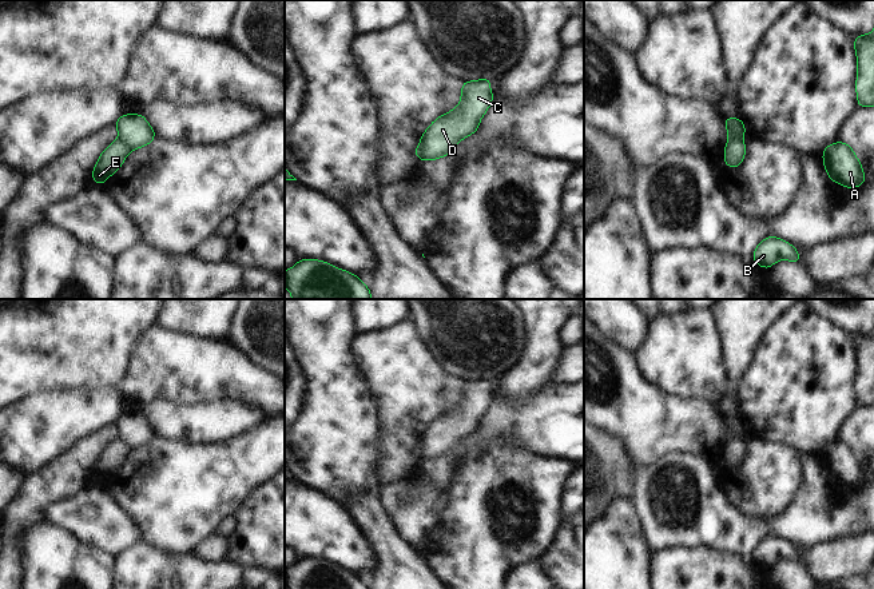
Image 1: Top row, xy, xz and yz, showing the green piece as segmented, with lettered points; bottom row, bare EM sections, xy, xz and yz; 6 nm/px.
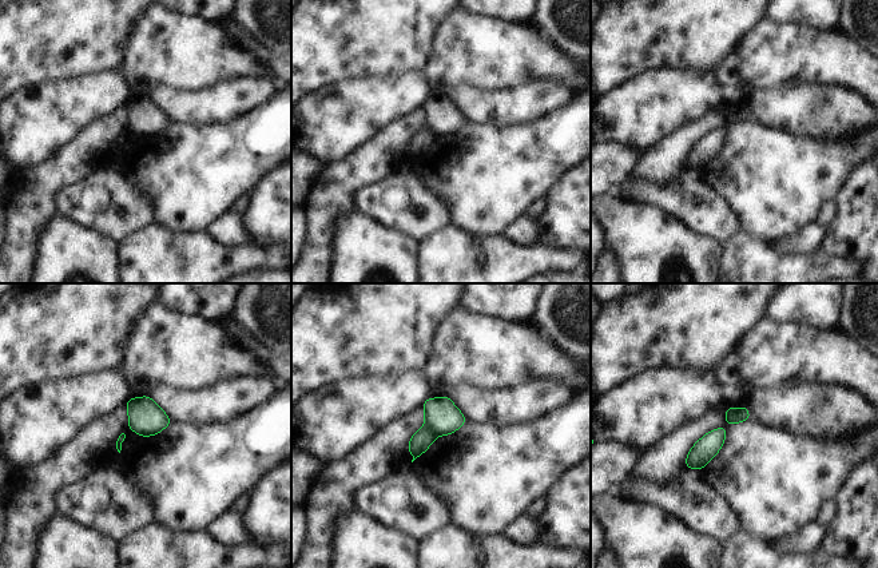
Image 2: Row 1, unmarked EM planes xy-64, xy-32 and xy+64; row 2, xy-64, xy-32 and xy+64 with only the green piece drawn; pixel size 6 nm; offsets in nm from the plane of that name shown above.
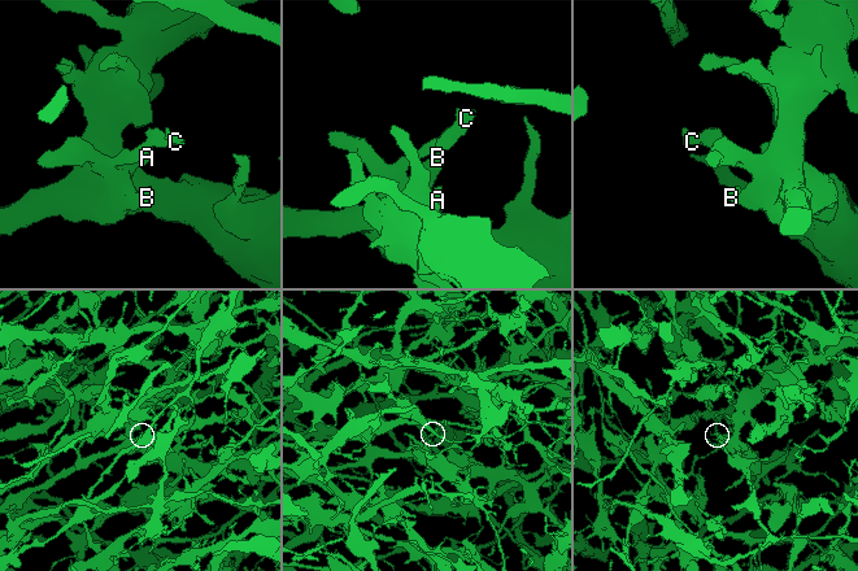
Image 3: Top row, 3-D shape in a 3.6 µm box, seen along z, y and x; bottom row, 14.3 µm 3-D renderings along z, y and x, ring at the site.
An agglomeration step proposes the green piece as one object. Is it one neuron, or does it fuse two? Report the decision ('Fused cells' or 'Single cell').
Fused cells.

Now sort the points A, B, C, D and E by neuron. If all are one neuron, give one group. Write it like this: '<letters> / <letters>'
A B E / C D

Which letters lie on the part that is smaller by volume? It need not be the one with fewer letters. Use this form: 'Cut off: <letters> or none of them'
Cut off: C, D.

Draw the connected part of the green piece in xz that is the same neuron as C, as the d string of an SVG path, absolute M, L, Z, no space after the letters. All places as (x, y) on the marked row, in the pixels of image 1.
M493 79L462 81L461 103L450 112L437 118L421 136L420 160L446 156L456 144L477 132L478 123L493 102L489 84Z

